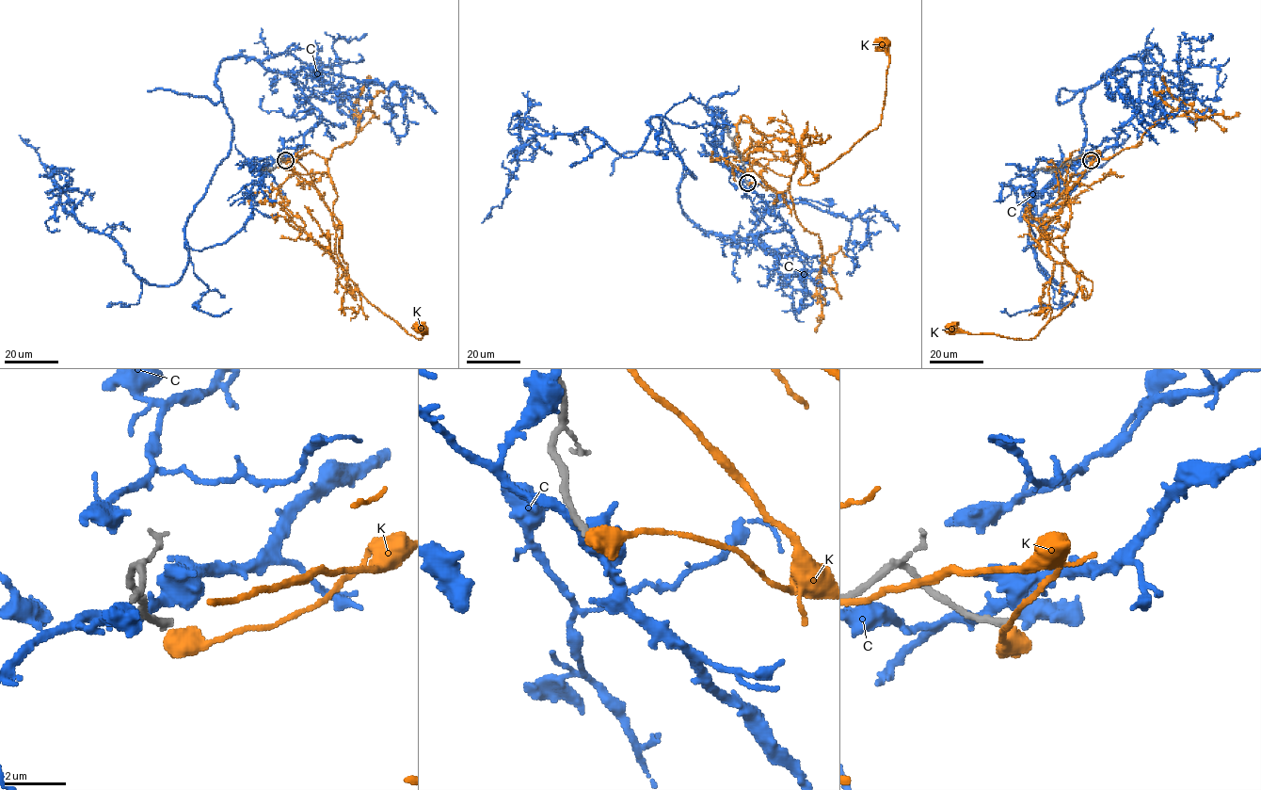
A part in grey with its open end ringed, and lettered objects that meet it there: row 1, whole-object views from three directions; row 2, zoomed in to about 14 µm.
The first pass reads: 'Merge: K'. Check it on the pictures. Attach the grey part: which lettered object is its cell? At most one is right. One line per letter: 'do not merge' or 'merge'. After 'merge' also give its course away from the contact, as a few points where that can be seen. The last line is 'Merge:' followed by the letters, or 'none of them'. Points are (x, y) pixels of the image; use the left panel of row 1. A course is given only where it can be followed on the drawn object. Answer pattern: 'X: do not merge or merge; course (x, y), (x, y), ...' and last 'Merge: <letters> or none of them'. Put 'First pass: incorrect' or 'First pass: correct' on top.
First pass: incorrect
C: do not merge
K: do not merge
Merge: none of them

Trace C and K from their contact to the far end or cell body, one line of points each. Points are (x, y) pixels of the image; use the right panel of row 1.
C: (1088, 159), (1033, 202), (1023, 249), (1032, 242), (1056, 284), (1035, 249), (1048, 198), (1130, 135)
K: (1090, 161), (1099, 153), (1062, 210), (1038, 228), (1090, 296), (1081, 271), (1073, 299), (1030, 339), (949, 328)

